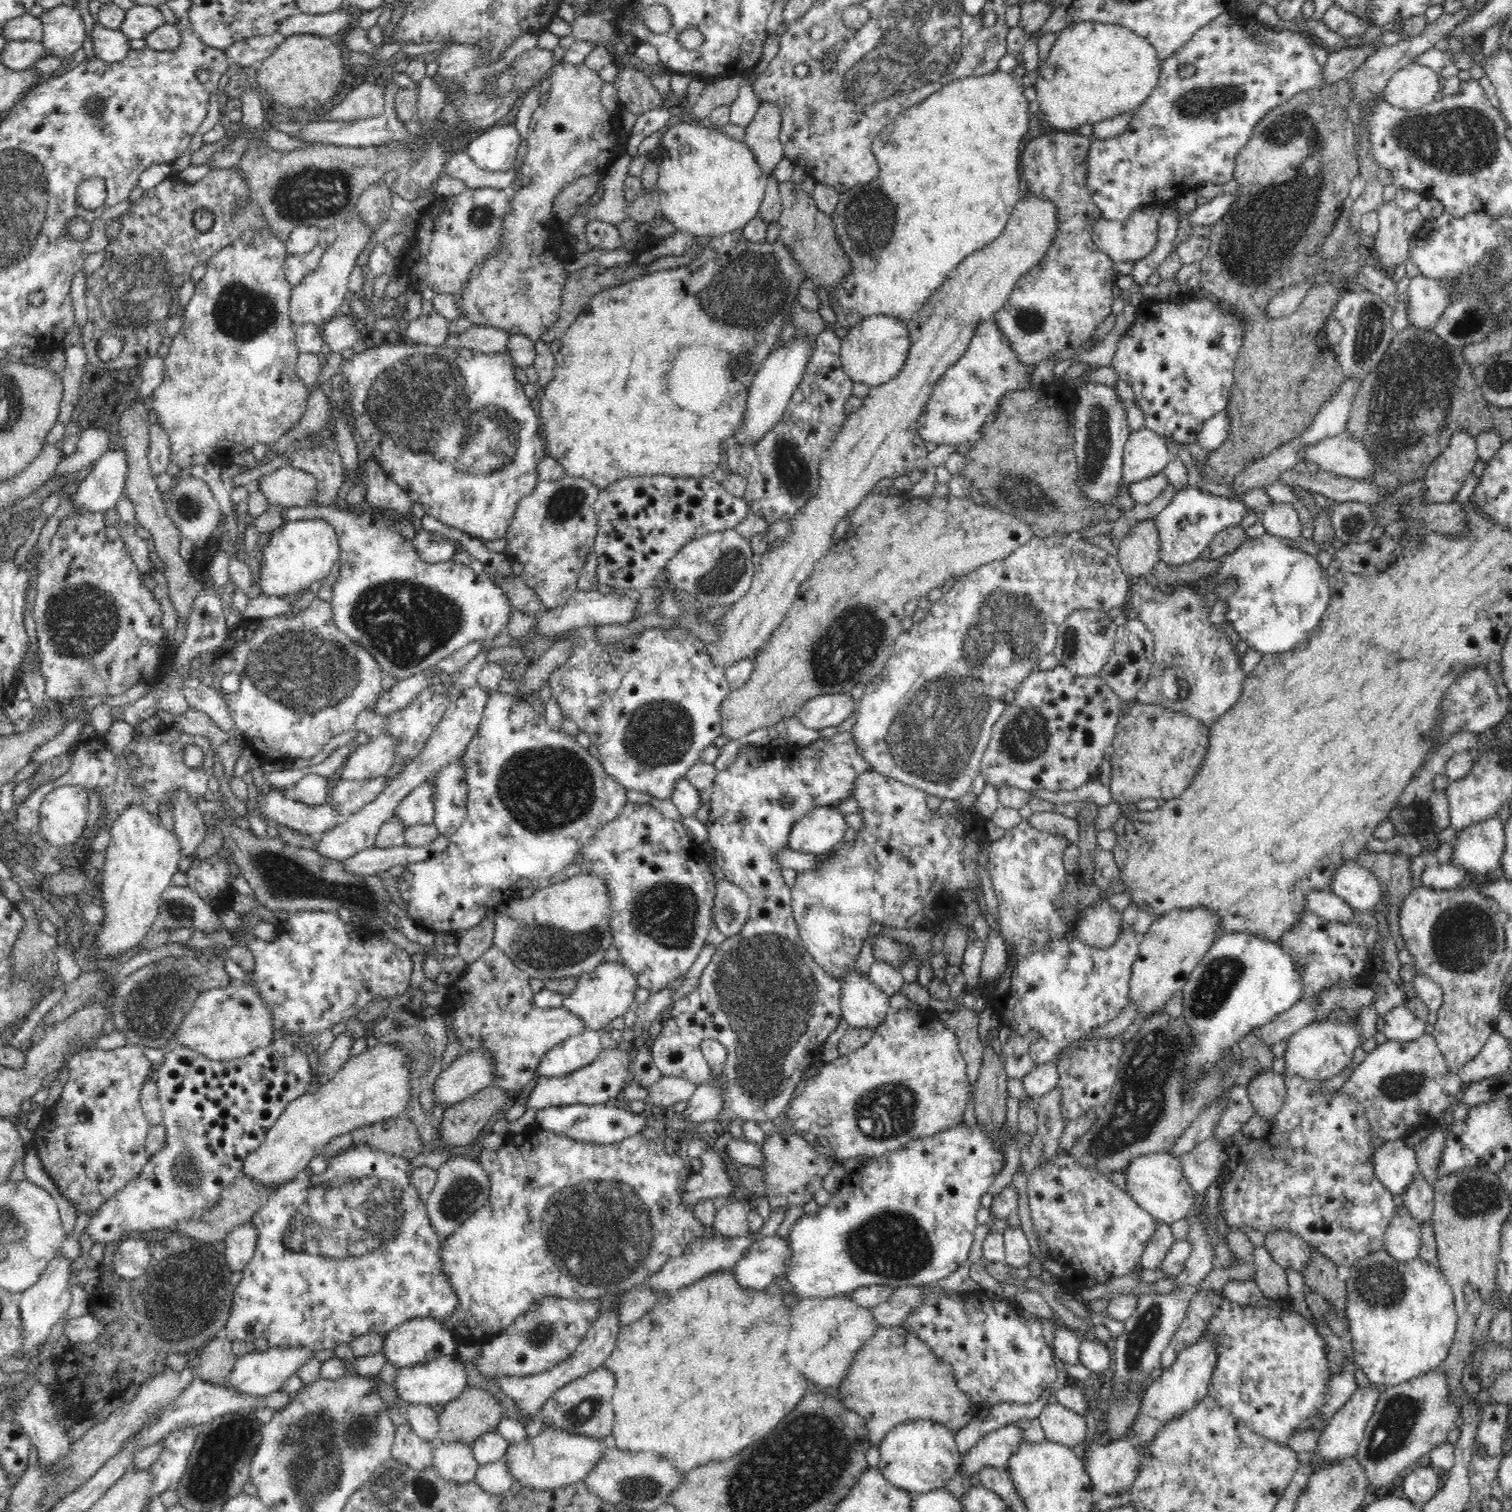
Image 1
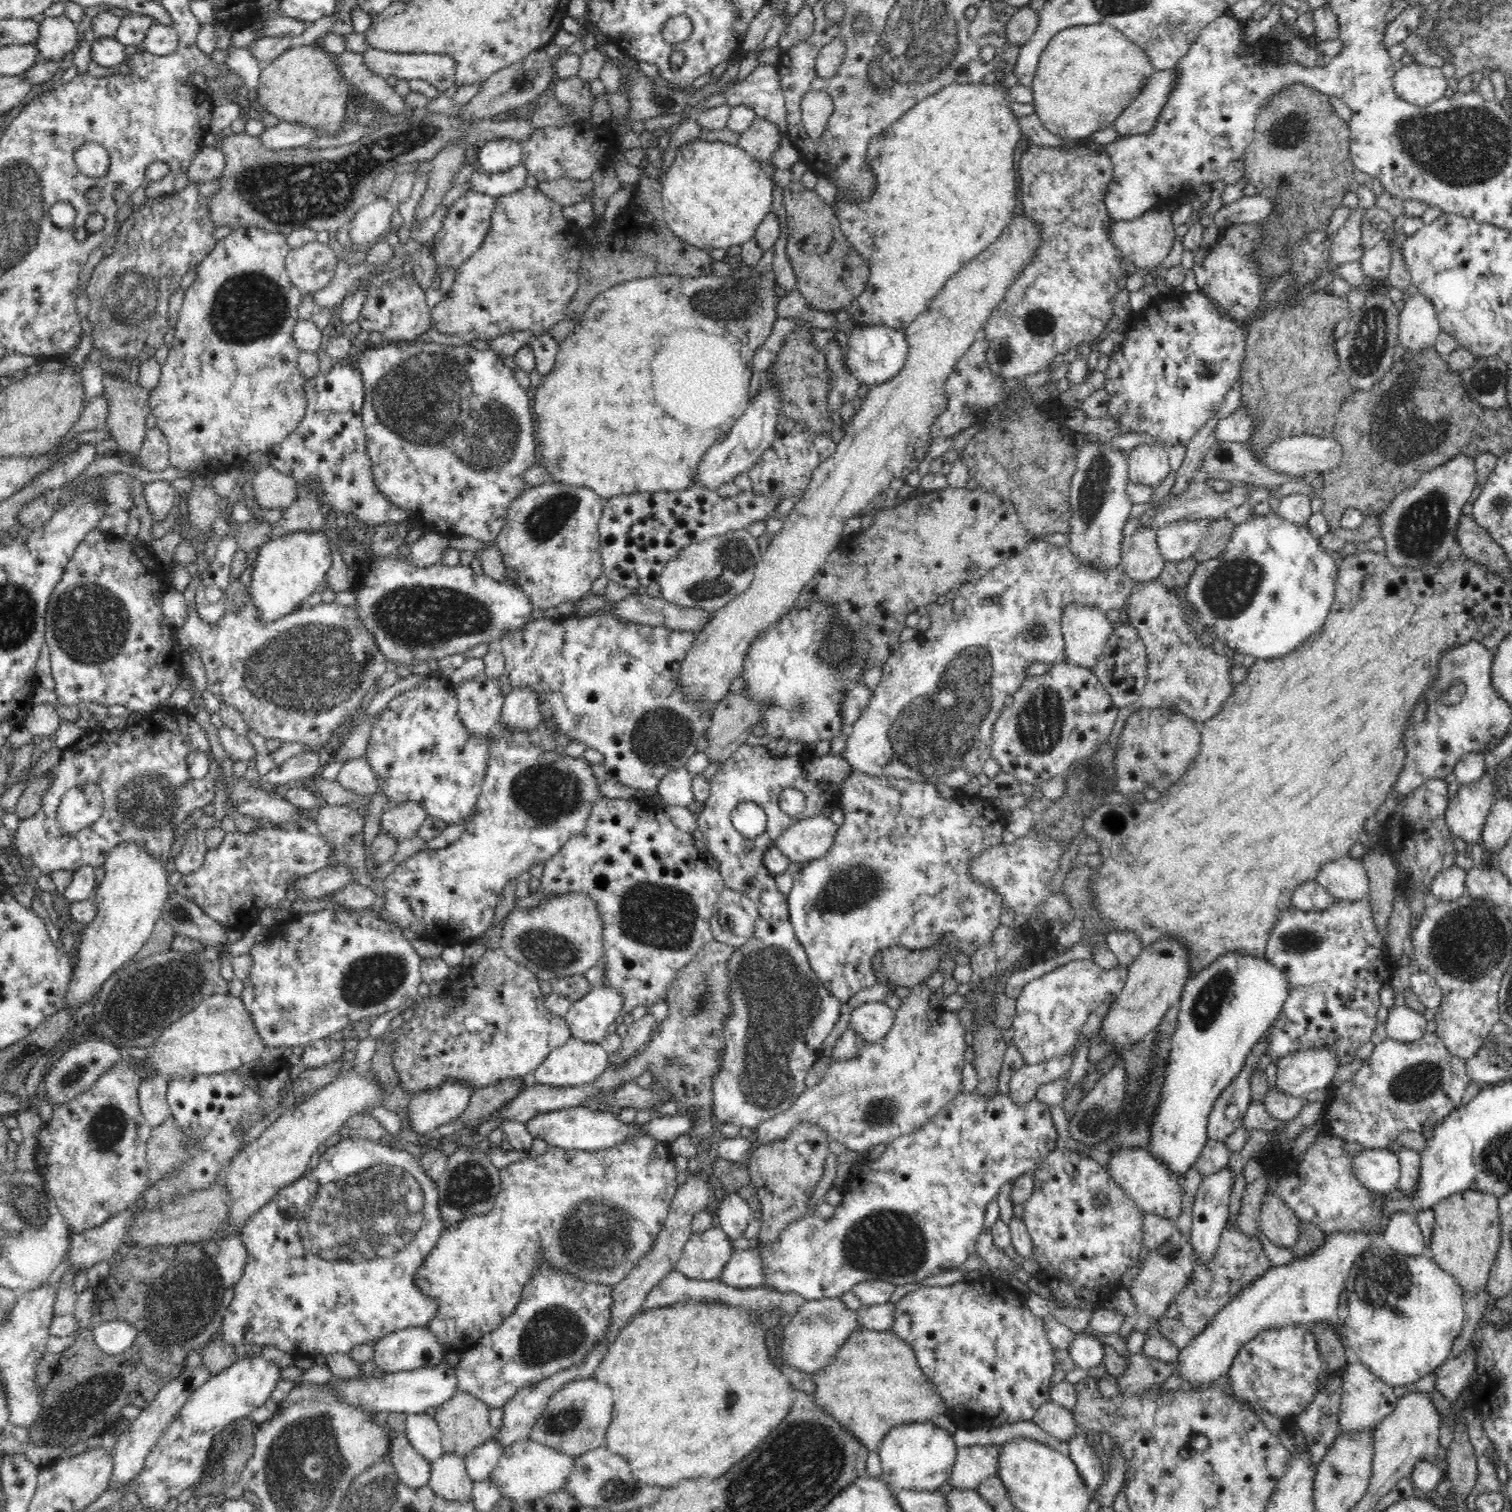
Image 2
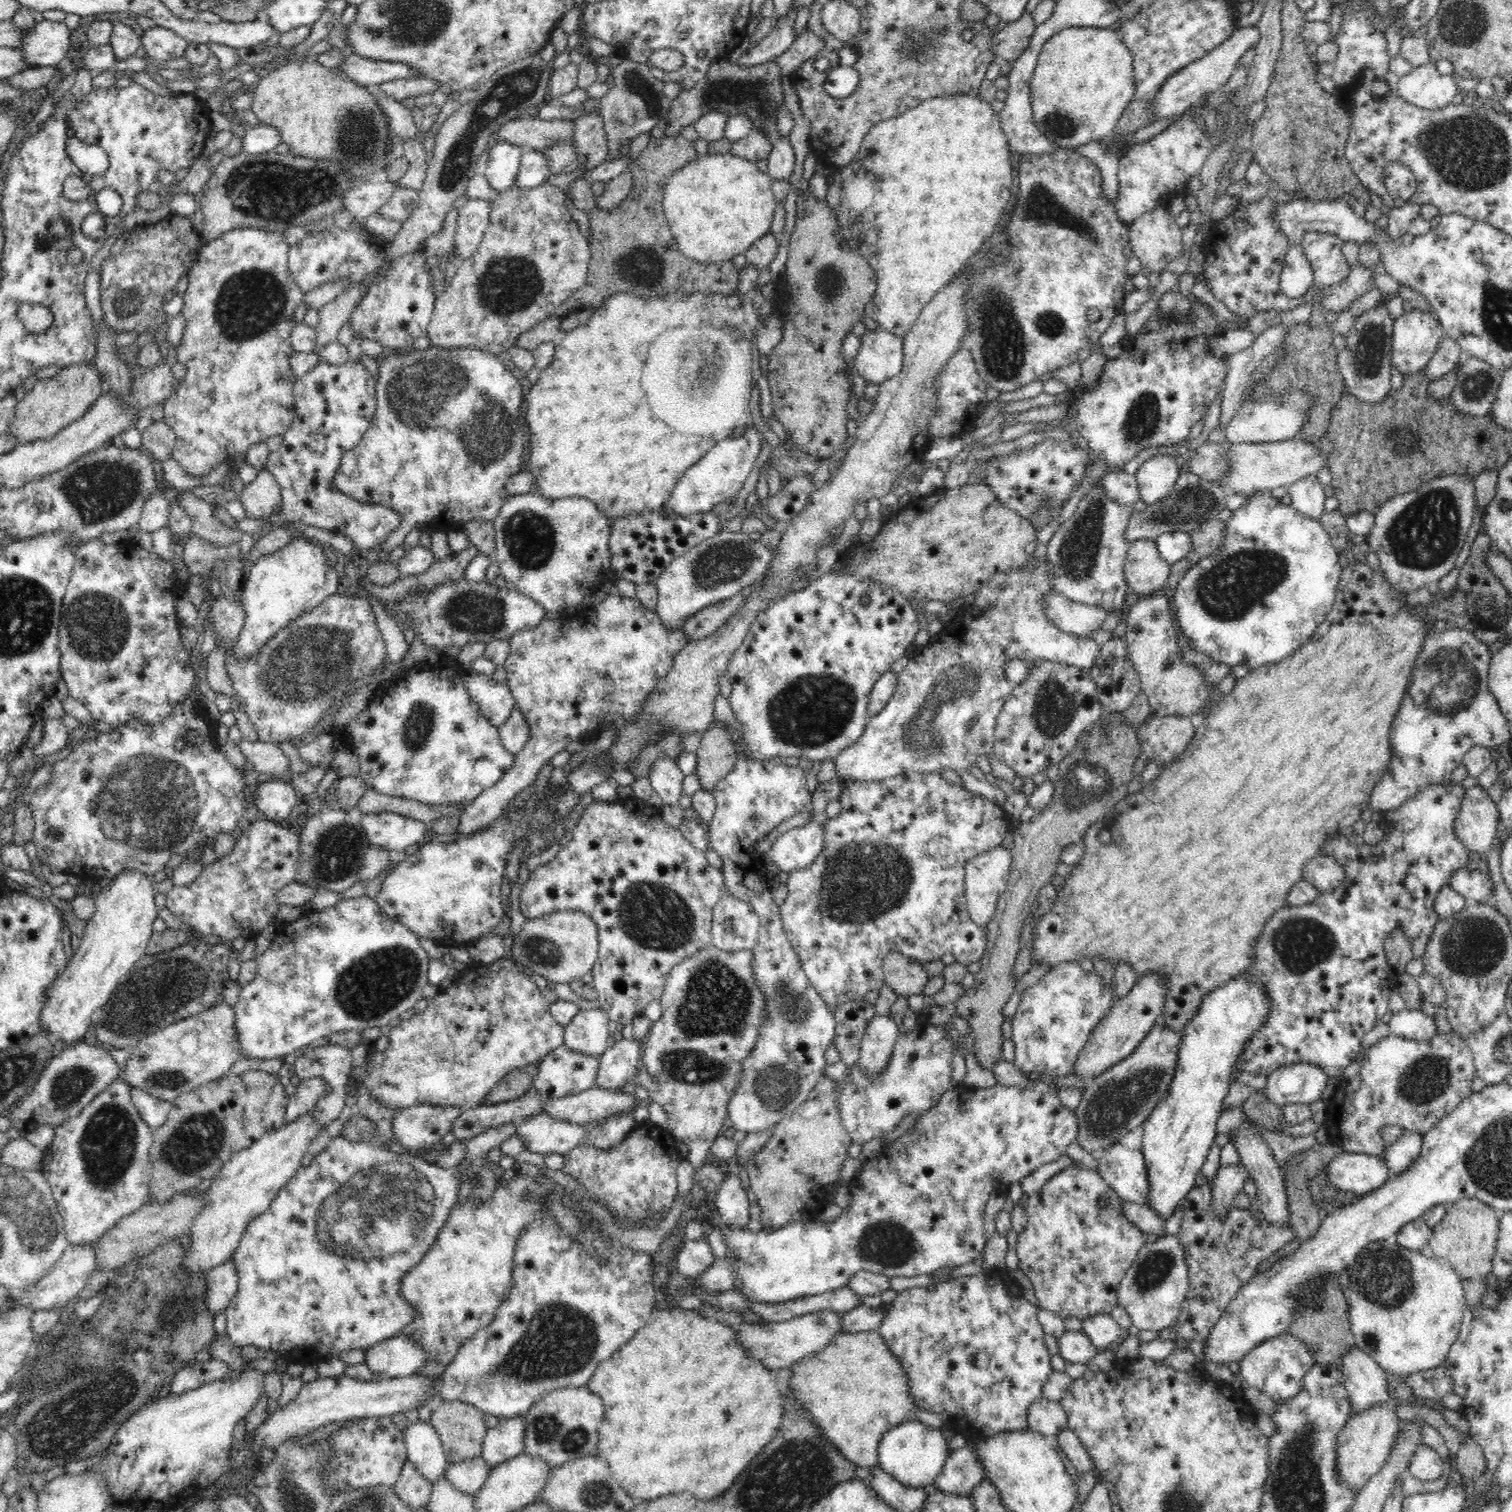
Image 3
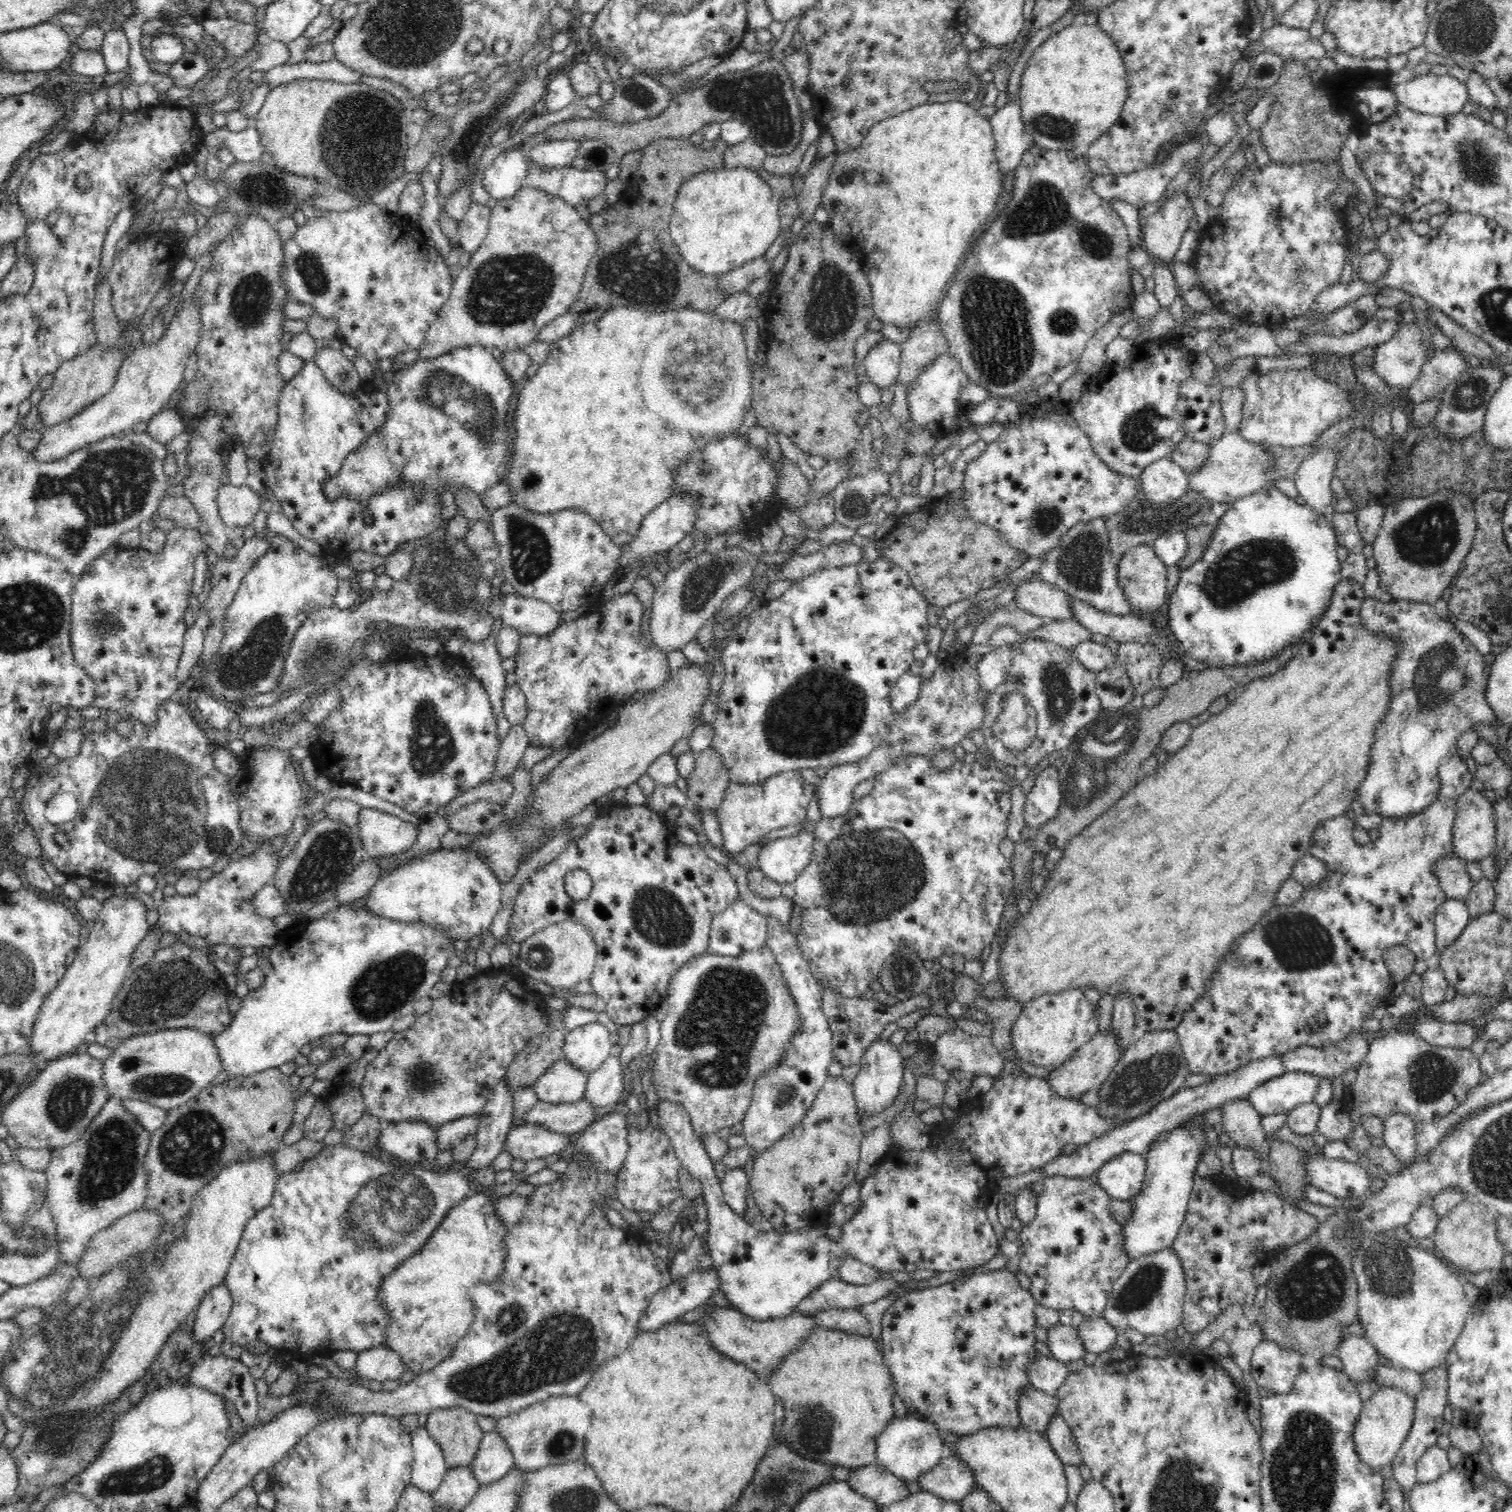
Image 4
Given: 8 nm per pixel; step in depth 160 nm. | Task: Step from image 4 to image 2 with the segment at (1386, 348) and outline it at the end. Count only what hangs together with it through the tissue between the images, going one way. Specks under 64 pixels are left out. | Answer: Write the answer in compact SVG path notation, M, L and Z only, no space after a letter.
M1418 291L1400 303L1401 313L1398 324L1398 349L1424 352L1435 346L1441 331L1440 321L1434 303Z

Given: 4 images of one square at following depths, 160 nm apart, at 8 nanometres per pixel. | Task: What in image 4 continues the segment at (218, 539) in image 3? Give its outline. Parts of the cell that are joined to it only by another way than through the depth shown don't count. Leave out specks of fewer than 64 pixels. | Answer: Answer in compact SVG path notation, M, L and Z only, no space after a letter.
M185 495L166 496L162 500L158 513L164 519L172 519L174 523L184 528L199 530L200 517L194 503Z

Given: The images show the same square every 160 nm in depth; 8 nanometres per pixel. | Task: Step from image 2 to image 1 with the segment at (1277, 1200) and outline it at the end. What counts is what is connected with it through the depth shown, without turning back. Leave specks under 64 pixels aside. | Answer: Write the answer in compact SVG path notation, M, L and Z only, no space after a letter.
M1274 1228L1265 1235L1265 1247L1272 1255L1274 1262L1286 1270L1293 1268L1302 1275L1306 1264L1310 1262L1312 1247L1294 1232L1287 1228Z

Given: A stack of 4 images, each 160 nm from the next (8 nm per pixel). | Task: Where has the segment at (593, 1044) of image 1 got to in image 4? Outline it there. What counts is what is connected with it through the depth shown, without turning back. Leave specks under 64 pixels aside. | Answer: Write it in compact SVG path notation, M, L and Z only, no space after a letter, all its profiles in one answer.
M566 1057L555 1060L535 1082L539 1100L549 1104L572 1104L584 1097L589 1074L574 1067Z

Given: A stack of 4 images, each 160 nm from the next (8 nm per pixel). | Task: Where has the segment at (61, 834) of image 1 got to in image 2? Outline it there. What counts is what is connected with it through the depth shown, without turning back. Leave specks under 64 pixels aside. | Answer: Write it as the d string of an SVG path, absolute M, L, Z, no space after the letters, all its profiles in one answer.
M82 782L62 795L55 812L58 827L66 835L76 835L95 824L103 808L101 788L97 784Z

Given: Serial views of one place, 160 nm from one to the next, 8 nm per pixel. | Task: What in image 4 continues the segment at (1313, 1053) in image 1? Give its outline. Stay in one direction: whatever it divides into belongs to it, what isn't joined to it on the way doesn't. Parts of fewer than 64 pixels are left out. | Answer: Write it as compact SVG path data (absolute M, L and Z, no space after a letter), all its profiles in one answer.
M1285 1072L1253 1088L1248 1100L1262 1116L1288 1113L1313 1102L1320 1080L1321 1077L1306 1072Z

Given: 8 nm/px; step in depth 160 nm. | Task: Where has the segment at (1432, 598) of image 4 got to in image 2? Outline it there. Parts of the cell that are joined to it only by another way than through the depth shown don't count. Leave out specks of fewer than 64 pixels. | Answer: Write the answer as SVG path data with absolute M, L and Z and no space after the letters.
M1458 453L1444 464L1425 472L1416 485L1396 496L1384 510L1384 514L1380 516L1380 537L1384 537L1384 542L1386 542L1385 551L1388 561L1396 567L1427 567L1439 565L1448 559L1450 546L1457 542L1455 528L1462 514L1462 508L1476 485L1475 458Z

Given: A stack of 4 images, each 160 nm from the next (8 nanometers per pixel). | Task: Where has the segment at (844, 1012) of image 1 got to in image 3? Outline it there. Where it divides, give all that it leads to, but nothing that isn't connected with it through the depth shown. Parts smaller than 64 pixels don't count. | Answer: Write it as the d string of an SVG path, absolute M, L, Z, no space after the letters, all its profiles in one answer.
M874 1015L861 1040L860 1058L856 1063L868 1077L881 1073L888 1064L899 1035L894 1018Z

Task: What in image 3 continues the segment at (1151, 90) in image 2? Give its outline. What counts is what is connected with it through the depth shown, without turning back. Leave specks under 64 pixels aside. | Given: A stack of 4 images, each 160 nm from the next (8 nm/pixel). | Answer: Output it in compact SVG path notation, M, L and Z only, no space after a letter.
M1256 25L1237 28L1219 47L1213 48L1198 60L1187 64L1183 69L1168 77L1167 81L1160 85L1151 104L1153 120L1162 120L1174 114L1181 115L1187 108L1200 104L1206 93L1222 91L1221 88L1228 82L1240 57L1248 48L1255 48L1259 38L1260 33Z

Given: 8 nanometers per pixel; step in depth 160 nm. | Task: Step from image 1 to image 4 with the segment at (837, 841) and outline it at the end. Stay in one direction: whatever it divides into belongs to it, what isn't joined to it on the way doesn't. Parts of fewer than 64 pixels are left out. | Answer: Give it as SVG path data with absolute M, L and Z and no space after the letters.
M800 831L788 838L778 838L762 846L759 870L776 883L793 882L812 861L813 832Z

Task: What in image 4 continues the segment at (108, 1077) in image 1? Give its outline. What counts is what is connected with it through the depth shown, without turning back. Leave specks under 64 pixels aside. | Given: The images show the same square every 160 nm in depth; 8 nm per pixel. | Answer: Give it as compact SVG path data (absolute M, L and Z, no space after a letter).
M112 1095L88 1126L82 1137L65 1147L51 1149L51 1159L45 1168L47 1180L48 1206L56 1223L56 1239L60 1251L59 1264L78 1265L88 1242L97 1232L114 1224L121 1216L126 1216L144 1206L148 1187L144 1168L151 1134L130 1115L122 1105L123 1100Z

